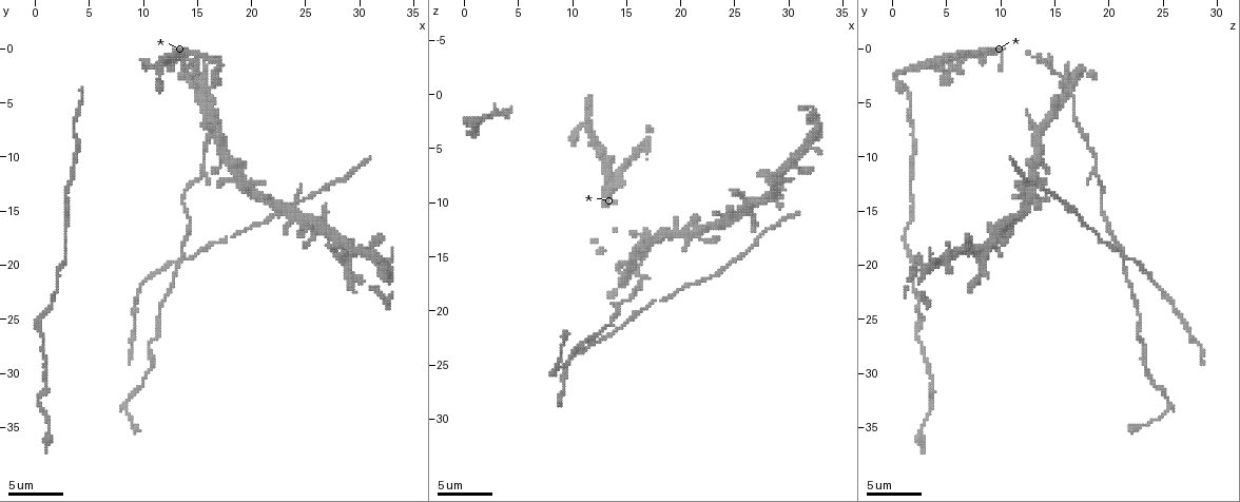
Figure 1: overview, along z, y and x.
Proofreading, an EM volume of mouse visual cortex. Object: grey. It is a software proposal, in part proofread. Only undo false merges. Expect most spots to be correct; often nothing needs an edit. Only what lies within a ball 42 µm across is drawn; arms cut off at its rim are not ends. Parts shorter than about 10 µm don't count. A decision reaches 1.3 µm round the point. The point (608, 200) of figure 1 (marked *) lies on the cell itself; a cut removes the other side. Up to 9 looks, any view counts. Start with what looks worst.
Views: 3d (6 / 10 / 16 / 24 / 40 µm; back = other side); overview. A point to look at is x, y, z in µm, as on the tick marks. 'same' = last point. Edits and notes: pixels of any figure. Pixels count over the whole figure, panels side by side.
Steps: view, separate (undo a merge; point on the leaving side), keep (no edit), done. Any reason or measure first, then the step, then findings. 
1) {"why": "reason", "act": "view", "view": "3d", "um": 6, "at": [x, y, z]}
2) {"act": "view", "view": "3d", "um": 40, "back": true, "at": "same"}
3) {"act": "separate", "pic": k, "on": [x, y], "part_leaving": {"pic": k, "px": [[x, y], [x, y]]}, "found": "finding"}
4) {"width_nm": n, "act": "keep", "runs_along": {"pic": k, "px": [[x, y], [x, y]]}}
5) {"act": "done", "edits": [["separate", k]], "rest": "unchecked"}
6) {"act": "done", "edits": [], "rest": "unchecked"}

{"act": "view", "view": "3d", "um": 6, "at": [13.6, 19.4, 21.2]}

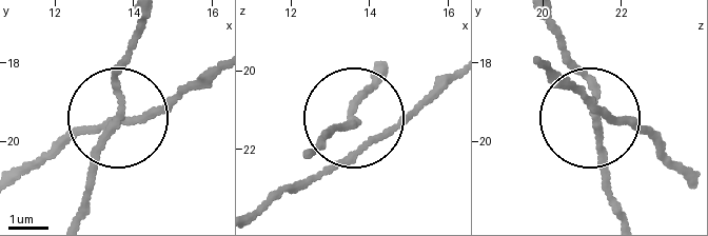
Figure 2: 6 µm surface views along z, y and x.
{"side_arm_um": 22, "act": "keep", "runs_along": {"pic": 2, "px": [[539, 19], [590, 90], [613, 207]]}, "found": "continuous, no second cell"}

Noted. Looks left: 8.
{"why": "three-way junction", "act": "view", "view": "3d", "um": 16, "at": [15.6, 11.4, 18.6]}

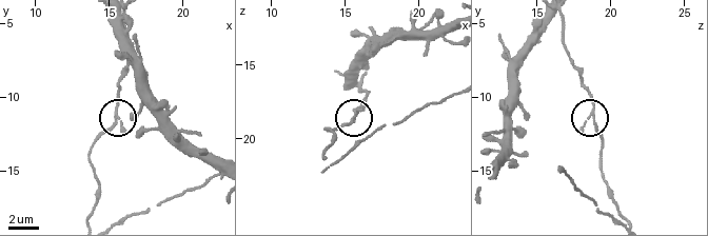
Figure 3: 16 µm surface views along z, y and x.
{"arms": 3, "act": "keep", "found": "one cell here"}

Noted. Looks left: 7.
{"why": "calibre changes", "act": "view", "view": "3d", "um": 16, "at": [14.2, 15.4, 19.4]}

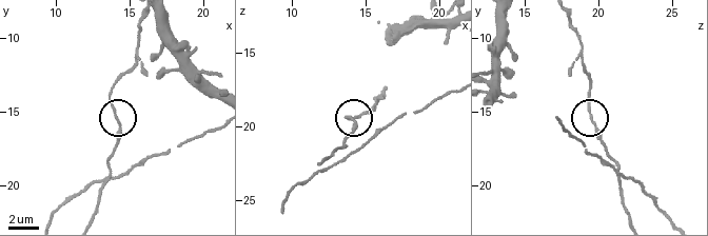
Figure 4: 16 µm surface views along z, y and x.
{"act": "keep", "runs_along": {"pic": 4, "px": [[568, 19], [581, 45], [588, 83], [588, 113], [604, 150]]}, "found": "continuous, no second cell"}

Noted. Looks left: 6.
{"act": "view", "view": "3d", "um": 6, "at": [10.4, 27.2, 23.4]}

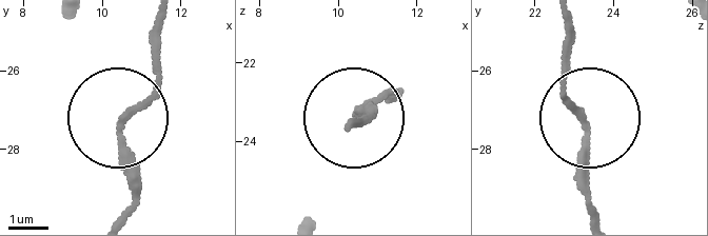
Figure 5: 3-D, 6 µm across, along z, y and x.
{"act": "keep", "runs_along": {"pic": 5, "px": [[155, 24], [152, 84], [121, 135], [128, 216]]}, "found": "one cell here"}

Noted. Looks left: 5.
{"act": "done", "edits": [], "rest": "unchecked"}

